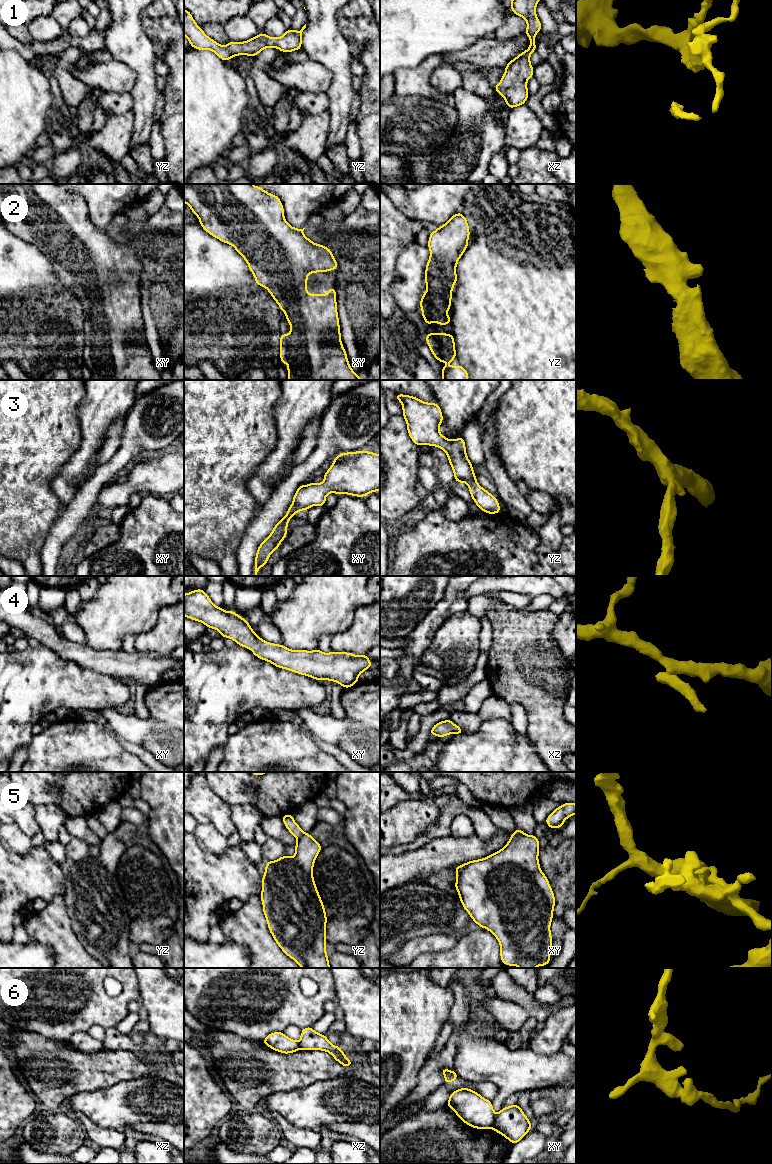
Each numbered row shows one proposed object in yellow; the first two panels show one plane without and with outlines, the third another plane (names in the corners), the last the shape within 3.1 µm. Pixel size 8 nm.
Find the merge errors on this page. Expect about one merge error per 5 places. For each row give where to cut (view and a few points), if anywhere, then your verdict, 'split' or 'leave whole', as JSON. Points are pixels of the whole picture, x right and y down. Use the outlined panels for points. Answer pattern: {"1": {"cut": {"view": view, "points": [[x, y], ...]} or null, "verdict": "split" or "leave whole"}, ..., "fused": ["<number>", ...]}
{"1": {"cut": null, "verdict": "leave whole"}, "2": {"cut": null, "verdict": "leave whole"}, "3": {"cut": null, "verdict": "leave whole"}, "4": {"cut": null, "verdict": "leave whole"}, "5": {"cut": {"view": "yz", "points": [[303, 832], [298, 839]]}, "verdict": "split"}, "6": {"cut": {"view": "xy", "points": [[496, 1115], [491, 1127]]}, "verdict": "split"}, "fused": ["5", "6"]}

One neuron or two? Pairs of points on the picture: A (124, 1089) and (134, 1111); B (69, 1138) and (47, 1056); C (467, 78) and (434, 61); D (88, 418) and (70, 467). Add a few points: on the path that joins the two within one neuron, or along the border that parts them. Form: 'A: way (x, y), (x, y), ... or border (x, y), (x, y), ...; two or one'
A: way (126, 1094), (134, 1103), (134, 1106); one
B: border (59, 1109), (54, 1112); two
C: border (461, 73), (479, 72), (484, 77); two
D: way (88, 430), (88, 449), (82, 455); one

